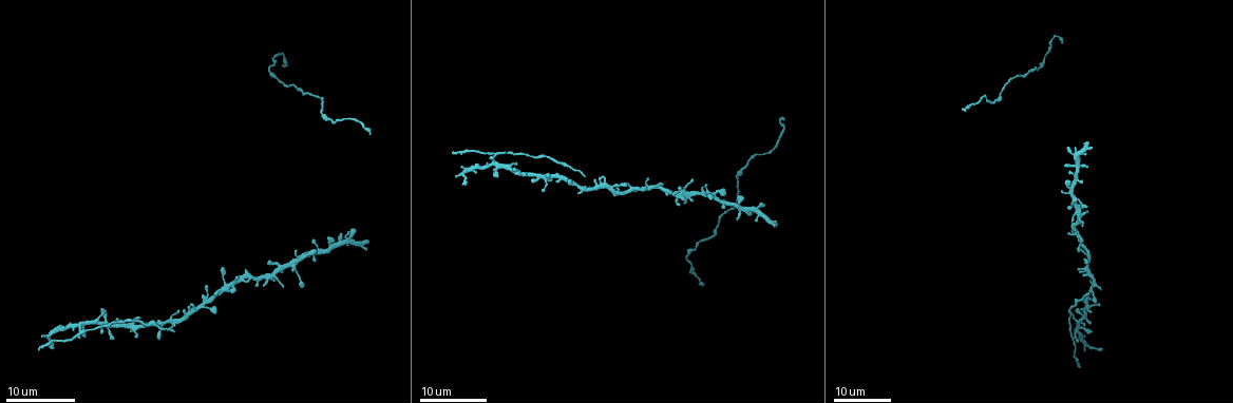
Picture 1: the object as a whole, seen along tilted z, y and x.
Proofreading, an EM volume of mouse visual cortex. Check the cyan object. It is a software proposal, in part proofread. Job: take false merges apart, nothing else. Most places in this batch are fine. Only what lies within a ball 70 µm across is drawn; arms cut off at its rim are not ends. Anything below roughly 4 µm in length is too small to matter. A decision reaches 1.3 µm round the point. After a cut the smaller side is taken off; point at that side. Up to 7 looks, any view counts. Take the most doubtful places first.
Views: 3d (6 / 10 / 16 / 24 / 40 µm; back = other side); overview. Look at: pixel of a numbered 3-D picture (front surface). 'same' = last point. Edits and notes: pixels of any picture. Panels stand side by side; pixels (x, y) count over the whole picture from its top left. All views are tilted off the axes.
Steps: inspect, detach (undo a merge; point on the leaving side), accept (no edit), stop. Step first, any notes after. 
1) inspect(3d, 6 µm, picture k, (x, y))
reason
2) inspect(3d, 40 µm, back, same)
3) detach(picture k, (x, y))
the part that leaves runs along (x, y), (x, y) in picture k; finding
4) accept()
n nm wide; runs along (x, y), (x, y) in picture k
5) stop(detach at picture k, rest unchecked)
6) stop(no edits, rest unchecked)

inspect(3d, 16 µm, picture 1, (81, 333))
four-way junction

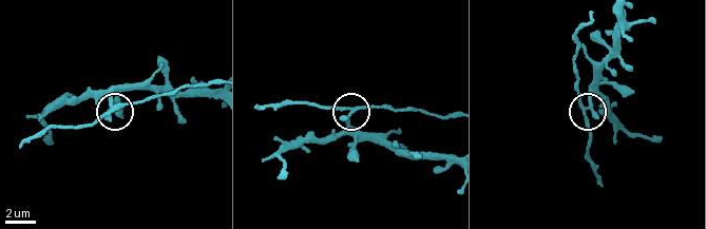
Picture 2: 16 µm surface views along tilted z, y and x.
inspect(3d, 10 µm, picture 2, (116, 107))

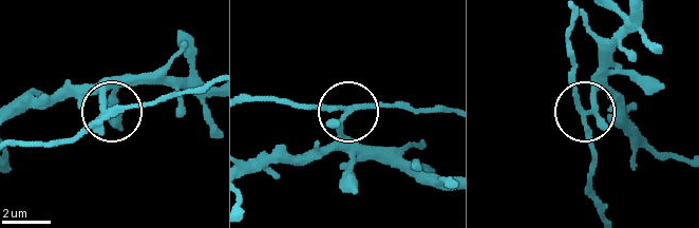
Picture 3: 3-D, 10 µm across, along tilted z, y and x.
detach(picture 3, (137, 106))
200 nm wide; the part that leaves runs along (107, 110), (209, 89) in picture 3; two neurons meet here

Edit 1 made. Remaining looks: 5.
inspect(3d, 16 µm, picture 1, (465, 171))

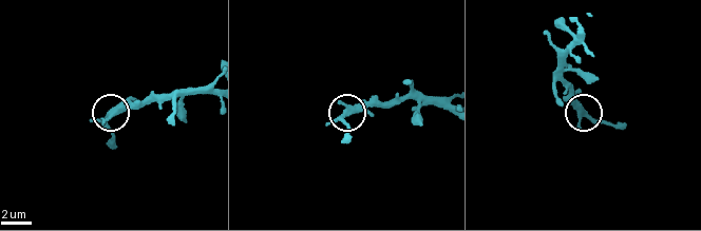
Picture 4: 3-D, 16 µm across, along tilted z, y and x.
inspect(3d, 10 µm, picture 4, (343, 114))

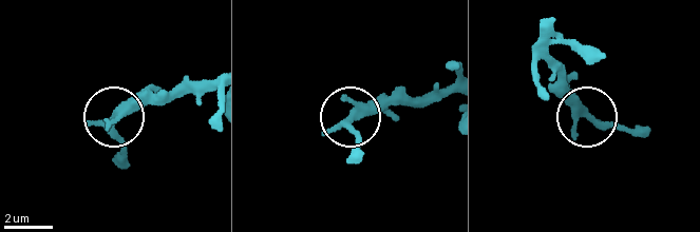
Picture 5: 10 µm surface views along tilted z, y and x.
accept()
runs along (446, 92), (384, 100), (354, 113), (347, 130), (357, 149) in picture 5; all the same neuron

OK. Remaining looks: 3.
inspect(3d, 16 µm, picture 1, (342, 240))
four-way junction

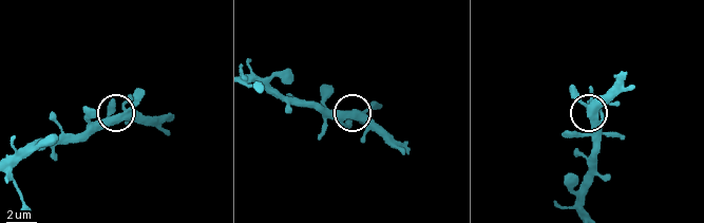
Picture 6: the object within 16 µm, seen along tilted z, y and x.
inspect(3d, 10 µm, picture 6, (590, 113))

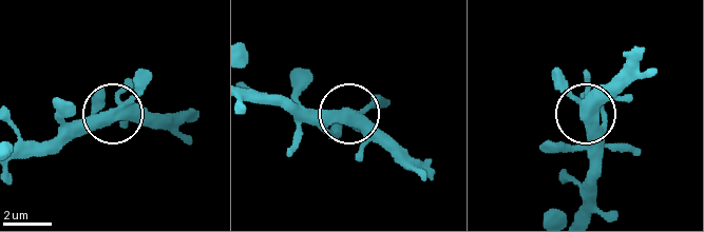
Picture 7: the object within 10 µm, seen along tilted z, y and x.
accept()
runs along (14, 157), (44, 150), (117, 112), (150, 75) in picture 7; continuous, no second neuron

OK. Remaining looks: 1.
stop(detach at picture 3, rest unchecked)

